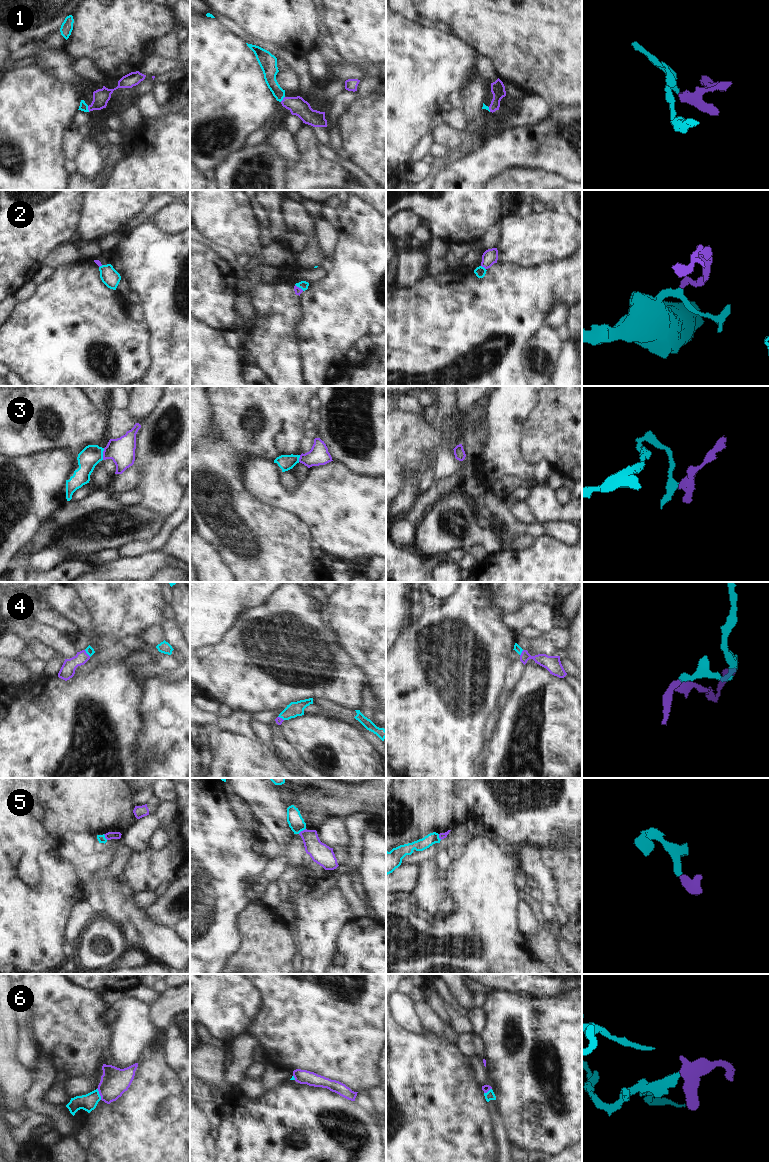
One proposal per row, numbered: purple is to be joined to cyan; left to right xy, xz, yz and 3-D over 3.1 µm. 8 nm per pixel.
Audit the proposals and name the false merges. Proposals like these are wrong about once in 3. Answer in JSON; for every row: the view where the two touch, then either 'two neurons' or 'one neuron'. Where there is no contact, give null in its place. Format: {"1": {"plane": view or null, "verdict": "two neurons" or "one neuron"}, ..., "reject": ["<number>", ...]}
{"1": {"plane": "xy", "verdict": "one neuron"}, "2": {"plane": "yz", "verdict": "one neuron"}, "3": {"plane": "xy", "verdict": "one neuron"}, "4": {"plane": "xy", "verdict": "one neuron"}, "5": {"plane": "xz", "verdict": "two neurons"}, "6": {"plane": "xy", "verdict": "one neuron"}, "reject": ["5"]}

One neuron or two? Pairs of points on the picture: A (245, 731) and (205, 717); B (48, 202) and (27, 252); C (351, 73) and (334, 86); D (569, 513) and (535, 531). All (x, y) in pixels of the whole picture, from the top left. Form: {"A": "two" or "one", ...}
{"A": "two", "B": "one", "C": "two", "D": "two"}

